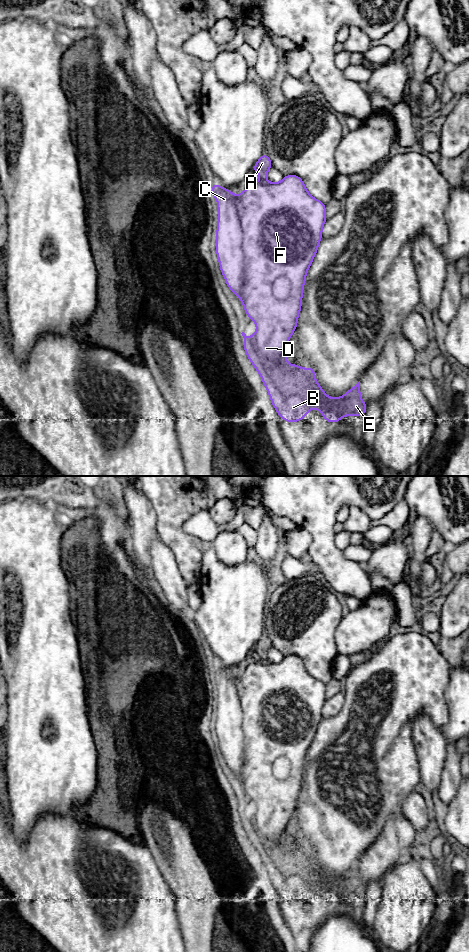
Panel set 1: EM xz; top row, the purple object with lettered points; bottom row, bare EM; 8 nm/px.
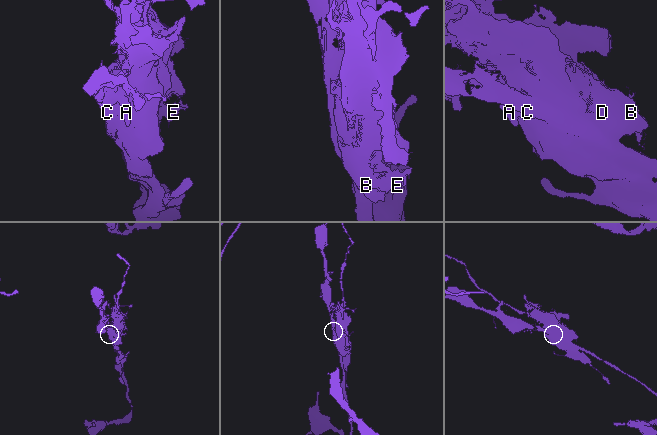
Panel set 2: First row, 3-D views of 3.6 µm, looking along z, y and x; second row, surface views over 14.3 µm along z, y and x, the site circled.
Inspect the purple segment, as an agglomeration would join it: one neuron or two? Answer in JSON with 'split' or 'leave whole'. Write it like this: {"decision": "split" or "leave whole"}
{"decision": "split"}

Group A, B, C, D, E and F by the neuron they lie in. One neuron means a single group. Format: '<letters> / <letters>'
A B D E F / C

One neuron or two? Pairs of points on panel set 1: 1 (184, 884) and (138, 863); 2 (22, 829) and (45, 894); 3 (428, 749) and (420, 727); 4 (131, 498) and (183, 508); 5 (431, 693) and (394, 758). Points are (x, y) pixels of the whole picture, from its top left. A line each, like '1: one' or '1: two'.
1: two
2: two
3: one
4: two
5: one

